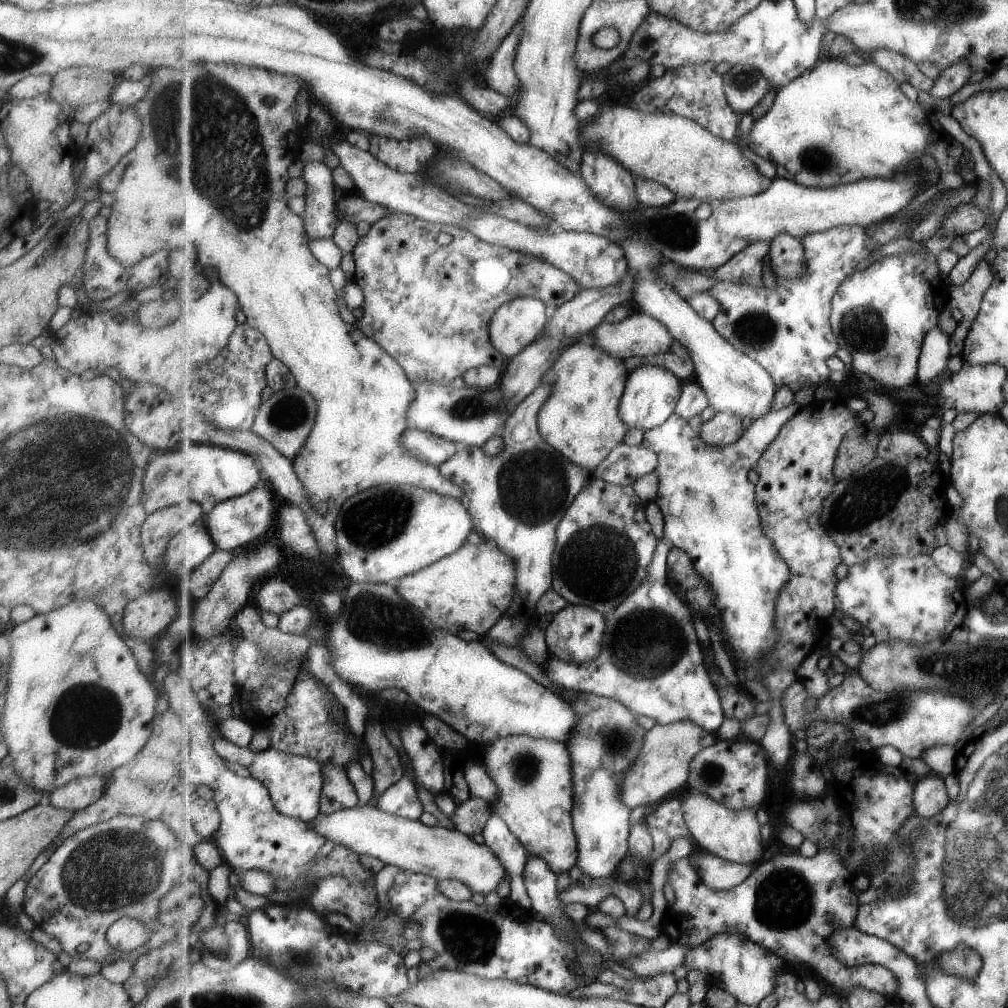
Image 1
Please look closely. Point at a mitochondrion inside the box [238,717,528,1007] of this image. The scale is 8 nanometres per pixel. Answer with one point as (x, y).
(468, 938)

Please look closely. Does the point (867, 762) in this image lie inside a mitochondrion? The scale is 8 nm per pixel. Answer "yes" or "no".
no

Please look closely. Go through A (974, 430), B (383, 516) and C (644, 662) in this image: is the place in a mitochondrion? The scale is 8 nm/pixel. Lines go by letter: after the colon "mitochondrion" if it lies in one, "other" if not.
A: other
B: mitochondrion
C: mitochondrion

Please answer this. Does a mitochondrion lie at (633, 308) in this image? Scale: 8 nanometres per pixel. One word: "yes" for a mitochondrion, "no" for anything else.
no

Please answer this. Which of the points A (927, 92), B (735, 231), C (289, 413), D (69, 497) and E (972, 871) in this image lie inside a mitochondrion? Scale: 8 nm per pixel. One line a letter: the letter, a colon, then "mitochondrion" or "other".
A: other
B: other
C: mitochondrion
D: mitochondrion
E: mitochondrion

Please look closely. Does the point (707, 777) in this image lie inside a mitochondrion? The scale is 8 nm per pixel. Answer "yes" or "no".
yes

